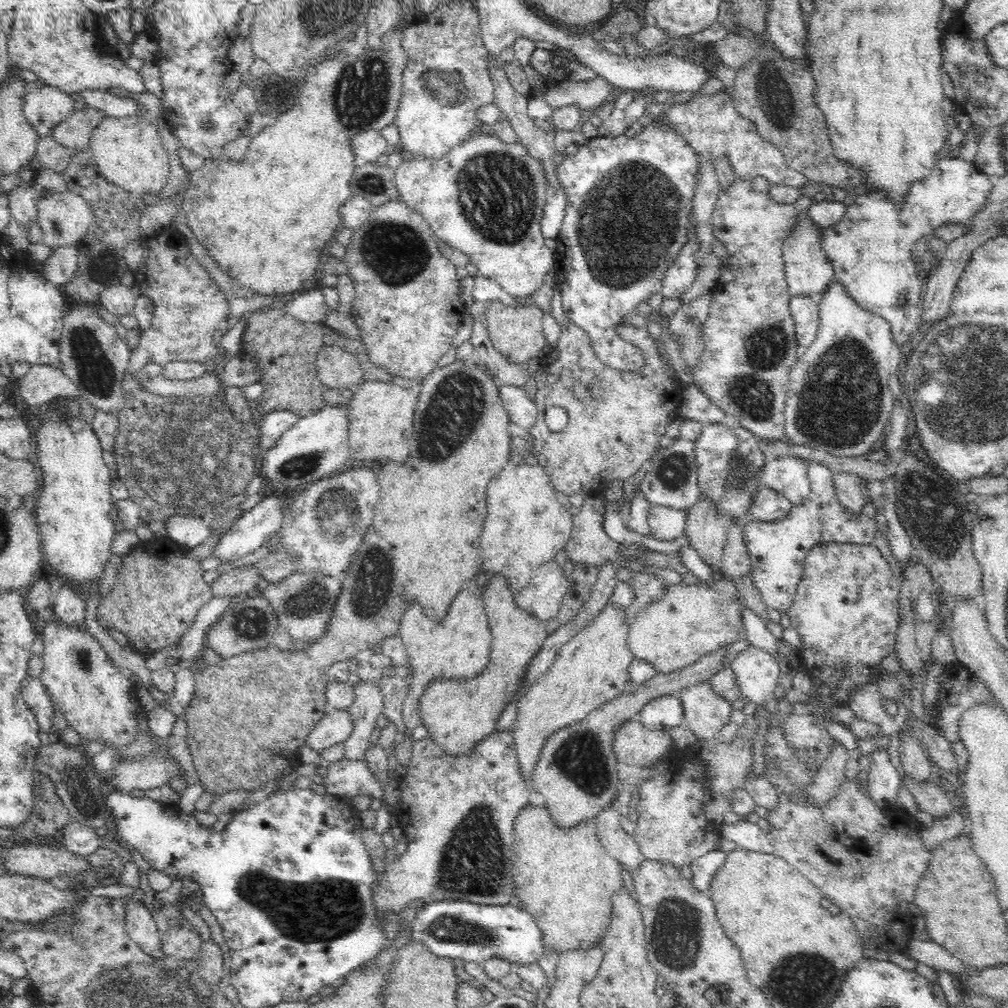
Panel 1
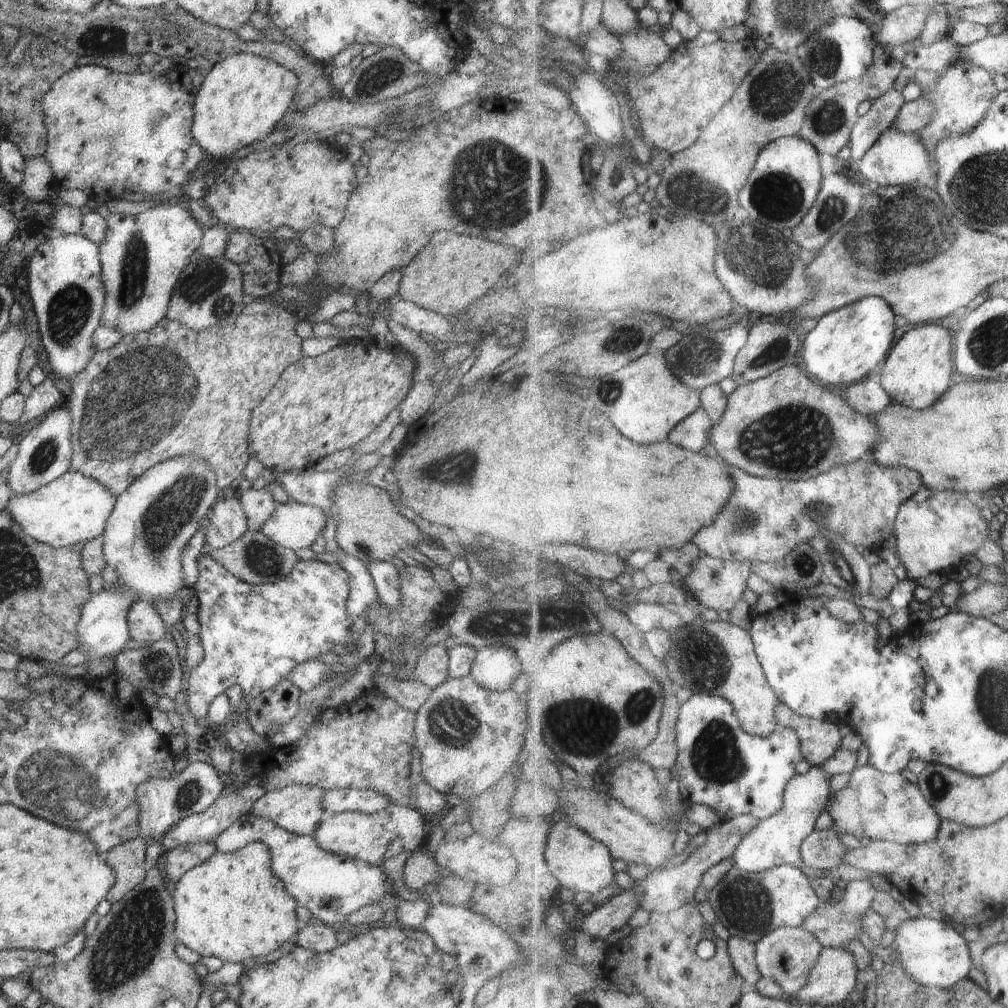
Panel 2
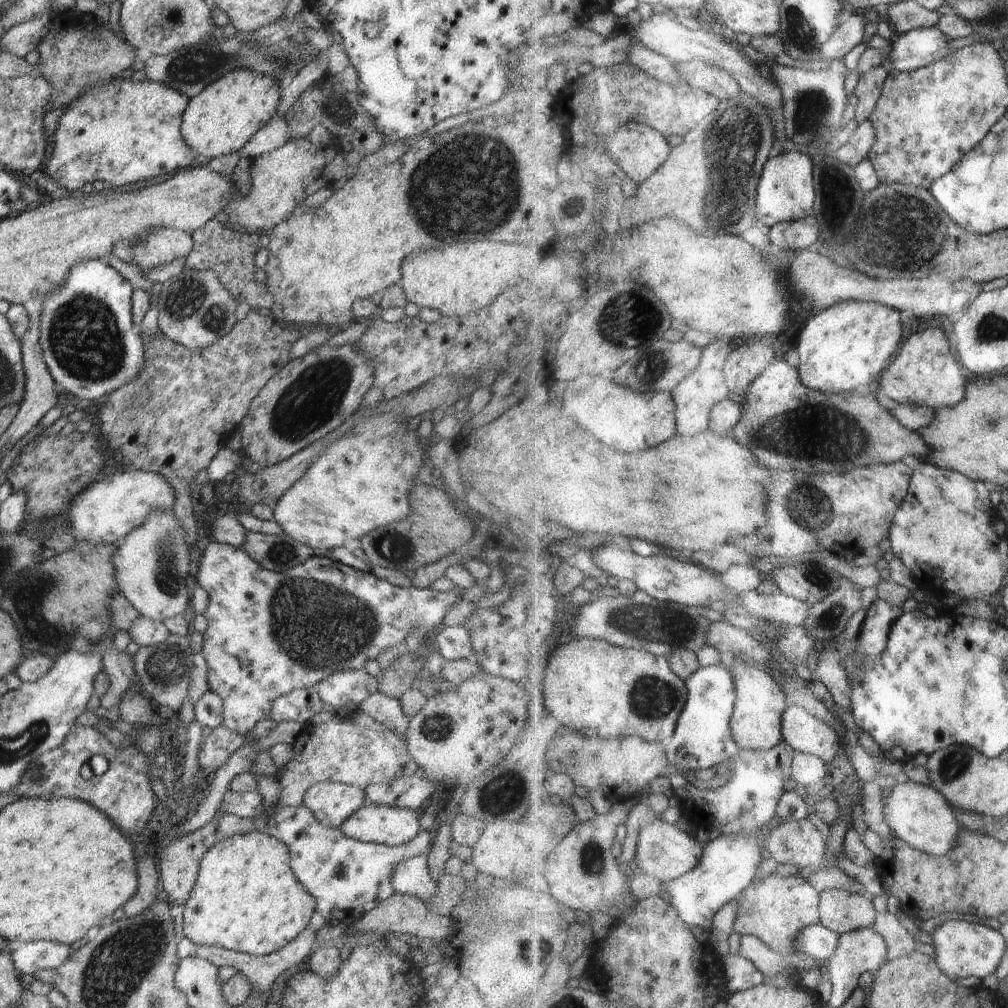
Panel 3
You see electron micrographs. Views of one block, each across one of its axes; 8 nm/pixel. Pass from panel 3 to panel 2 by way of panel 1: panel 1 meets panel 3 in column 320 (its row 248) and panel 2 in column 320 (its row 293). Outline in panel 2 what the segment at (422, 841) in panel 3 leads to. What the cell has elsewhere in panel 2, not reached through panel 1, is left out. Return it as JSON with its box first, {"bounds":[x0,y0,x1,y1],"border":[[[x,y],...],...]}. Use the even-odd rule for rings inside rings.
{"bounds":[213,812,433,930],"border":[[[251,812],[237,818],[213,843],[222,853],[236,852],[250,843],[264,843],[270,851],[270,870],[284,884],[286,892],[296,900],[298,906],[310,910],[313,921],[334,928],[344,927],[346,917],[356,910],[378,904],[385,912],[392,910],[396,914],[395,924],[399,927],[422,930],[422,922],[432,910],[433,902],[402,900],[394,892],[382,868],[364,864],[362,860],[348,860],[337,854],[324,852],[320,846],[316,846],[313,836],[288,832],[271,820],[252,816]]]}

